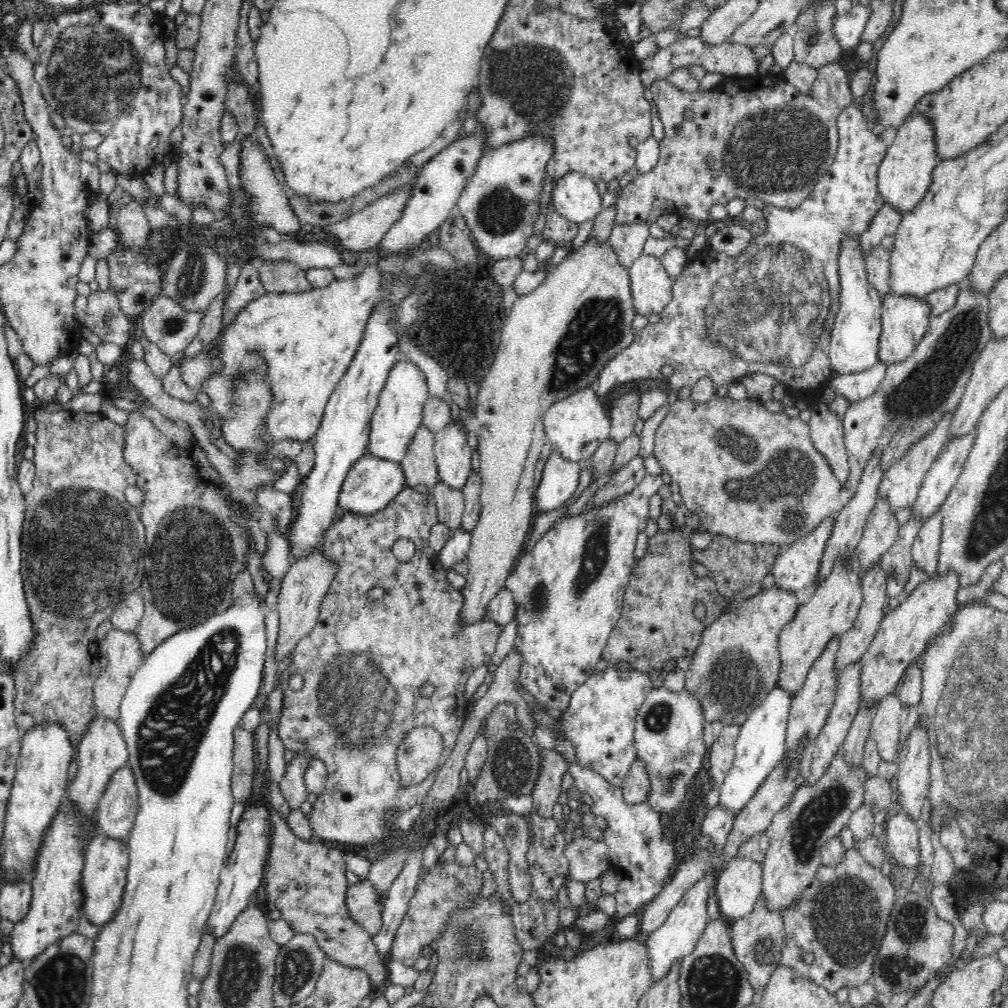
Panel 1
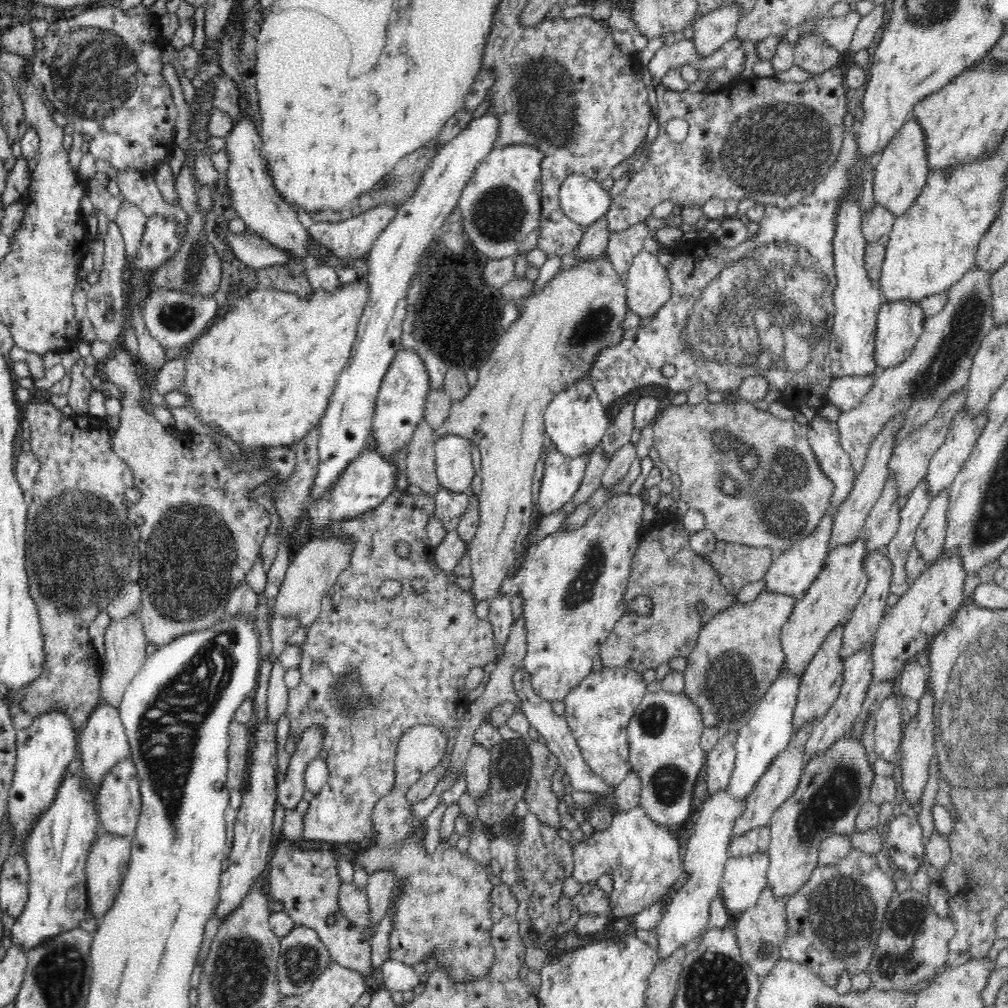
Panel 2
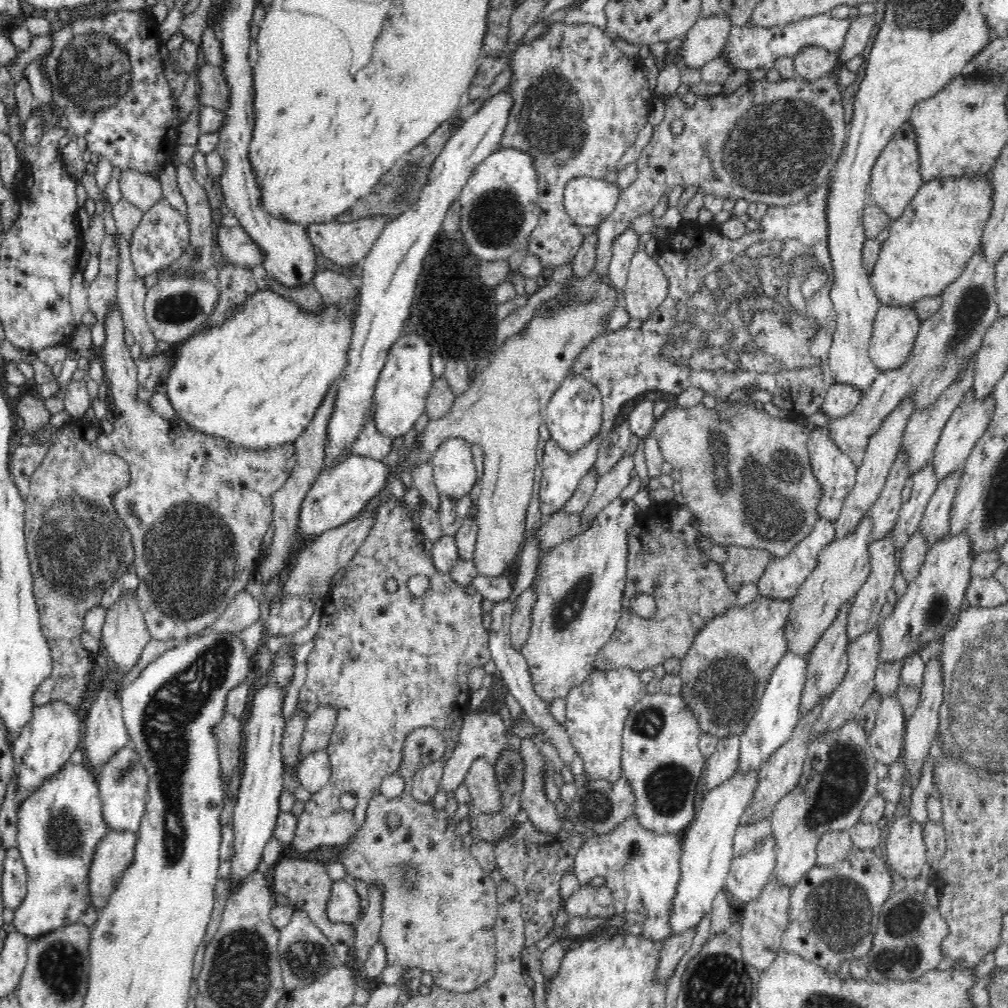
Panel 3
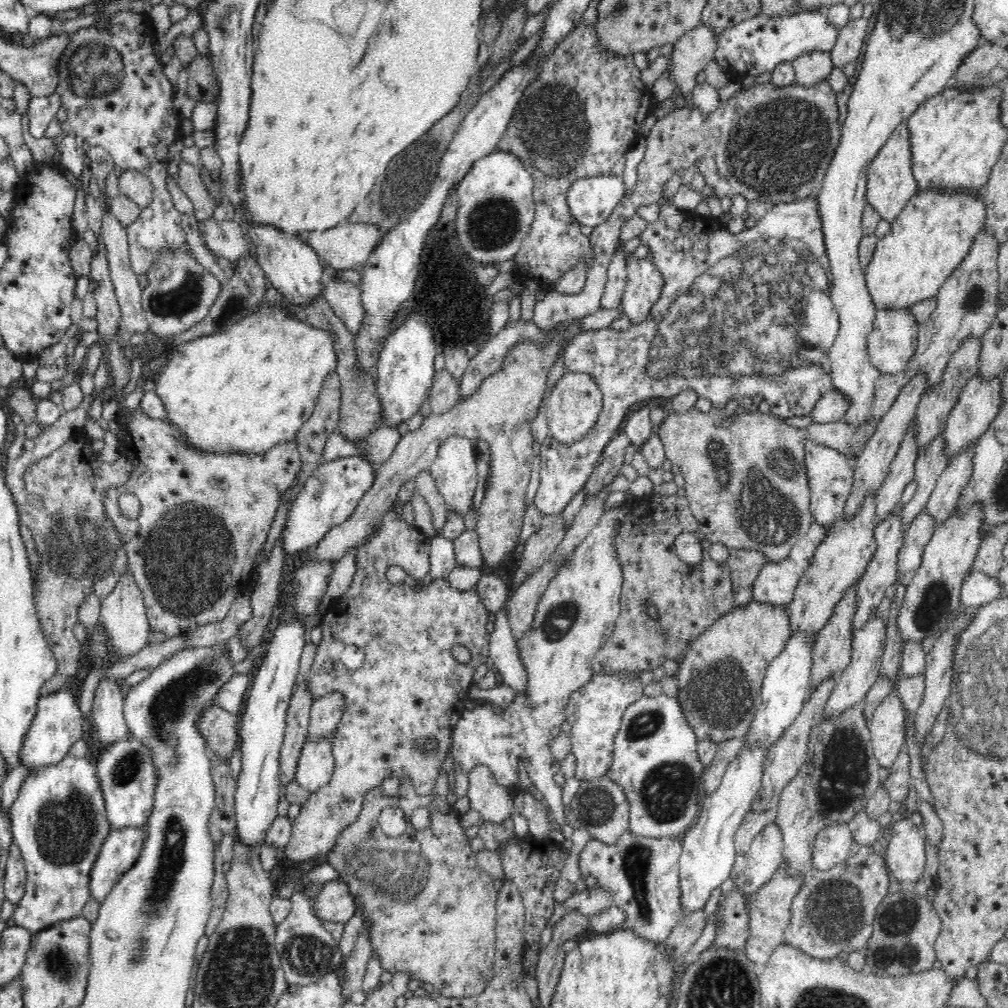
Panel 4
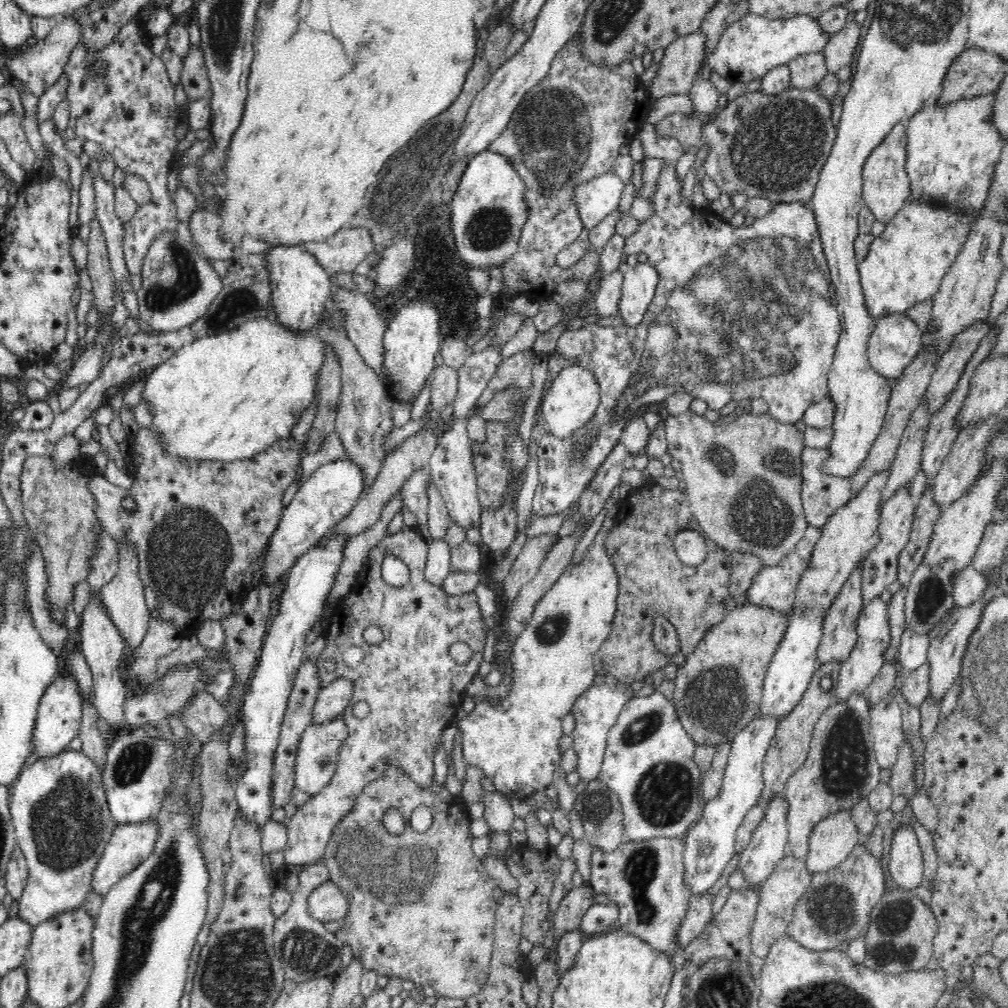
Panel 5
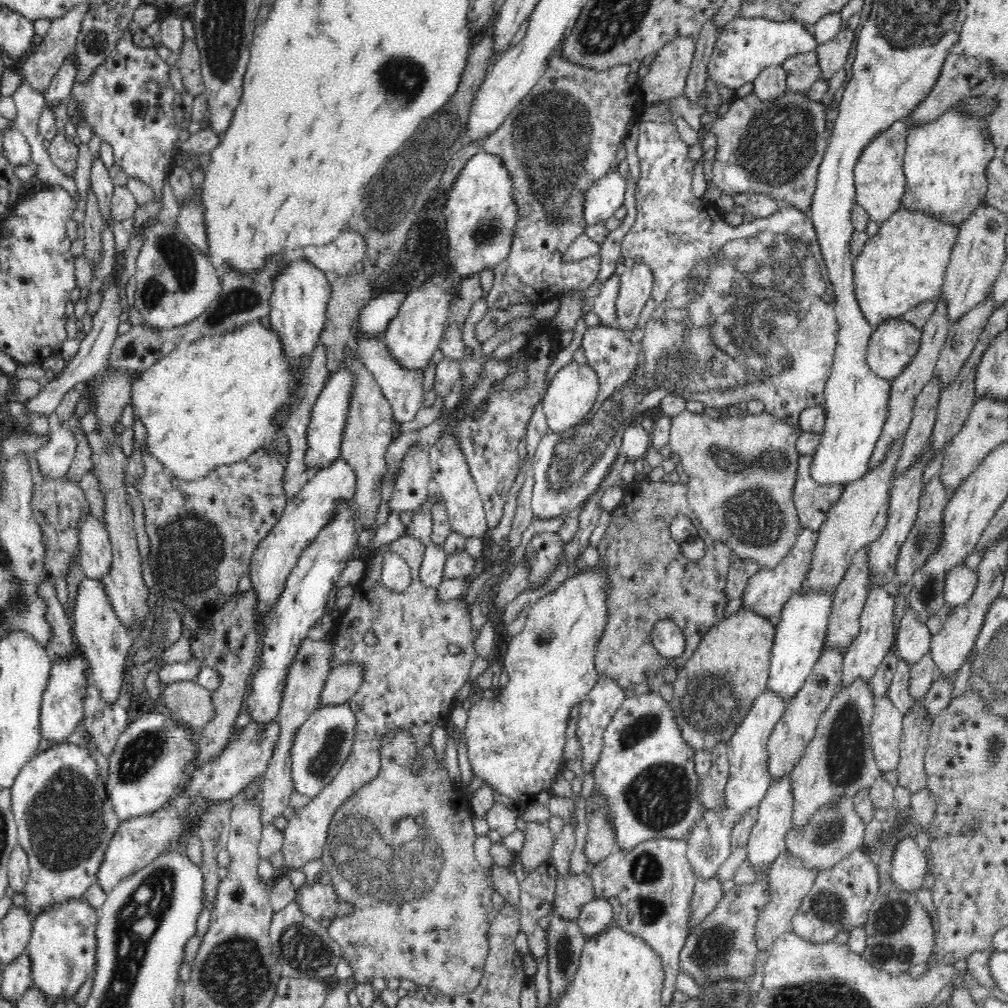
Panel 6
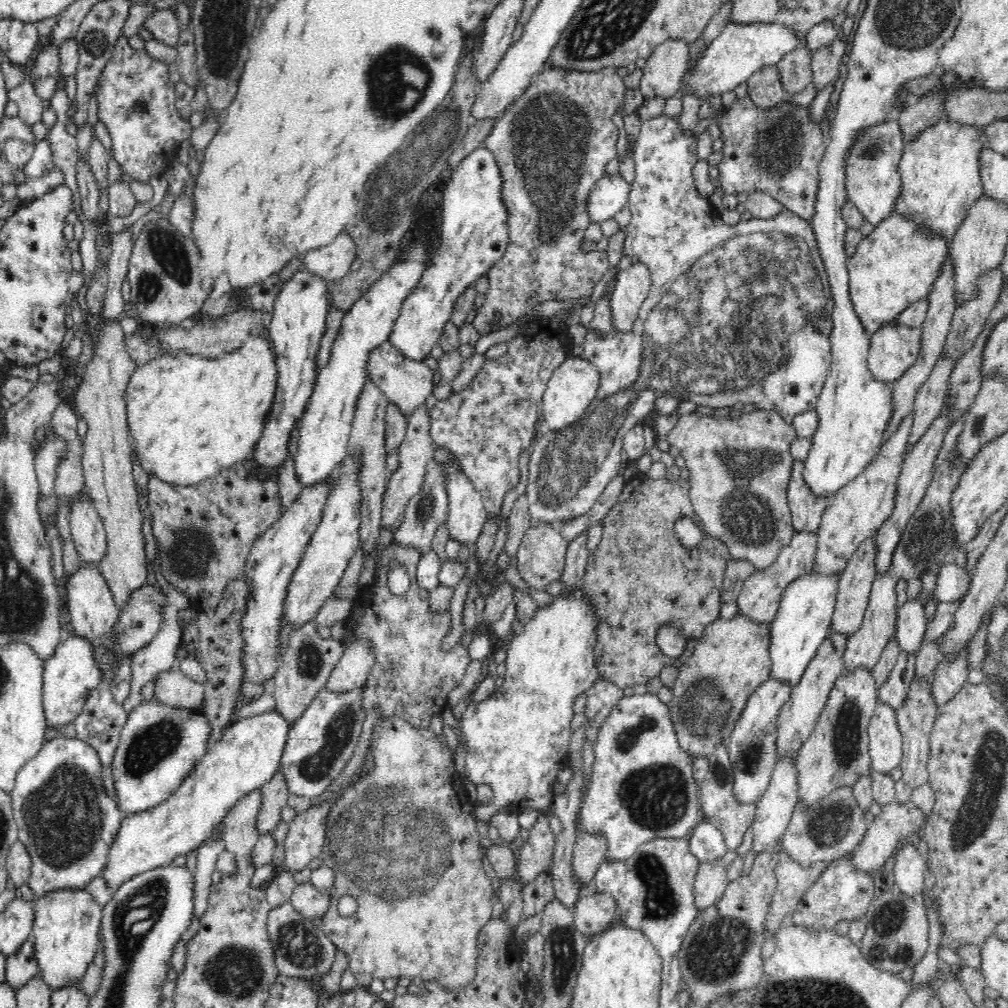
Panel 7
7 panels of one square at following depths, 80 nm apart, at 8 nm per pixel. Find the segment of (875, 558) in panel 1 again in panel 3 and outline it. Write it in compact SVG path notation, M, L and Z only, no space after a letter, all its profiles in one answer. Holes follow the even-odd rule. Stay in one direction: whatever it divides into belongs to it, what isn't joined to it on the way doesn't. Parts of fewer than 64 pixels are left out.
M903 452L897 455L880 496L869 510L872 523L870 544L884 538L895 527L902 506L902 490L910 478L906 461L907 456Z

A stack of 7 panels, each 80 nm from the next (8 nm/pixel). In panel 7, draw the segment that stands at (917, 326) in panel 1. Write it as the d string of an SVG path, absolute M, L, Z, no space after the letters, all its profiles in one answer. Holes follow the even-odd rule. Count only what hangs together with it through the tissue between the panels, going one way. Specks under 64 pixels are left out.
M892 322L870 338L867 366L876 380L893 383L916 362L922 345L922 328Z

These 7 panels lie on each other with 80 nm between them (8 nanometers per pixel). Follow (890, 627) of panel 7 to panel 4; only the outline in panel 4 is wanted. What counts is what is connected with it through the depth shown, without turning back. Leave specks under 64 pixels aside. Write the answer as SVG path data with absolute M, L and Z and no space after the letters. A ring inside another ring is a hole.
M876 608L876 610L874 610L874 616L872 616L860 630L853 632L851 660L848 666L834 678L836 684L825 704L823 718L836 718L836 716L840 716L844 710L848 710L848 708L852 708L852 706L862 705L862 700L866 698L868 690L870 690L872 684L878 680L881 658L887 641L886 629L887 626L884 625L882 619L878 617Z

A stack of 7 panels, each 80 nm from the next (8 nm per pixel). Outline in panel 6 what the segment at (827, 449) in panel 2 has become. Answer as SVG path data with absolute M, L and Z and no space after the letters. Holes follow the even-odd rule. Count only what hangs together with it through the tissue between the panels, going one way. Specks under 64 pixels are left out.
M799 455L792 501L798 511L801 528L817 531L822 526L828 510L840 500L844 485L820 485L810 475L810 466L812 455Z

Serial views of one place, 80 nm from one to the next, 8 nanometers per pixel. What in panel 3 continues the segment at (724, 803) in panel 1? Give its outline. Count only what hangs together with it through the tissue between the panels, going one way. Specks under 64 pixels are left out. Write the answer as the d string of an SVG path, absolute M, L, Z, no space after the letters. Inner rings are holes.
M787 650L780 658L776 668L772 670L760 702L750 721L743 725L740 734L739 764L737 769L744 773L759 773L762 764L776 752L792 736L801 716L801 696L804 690L807 671L807 657L794 654Z

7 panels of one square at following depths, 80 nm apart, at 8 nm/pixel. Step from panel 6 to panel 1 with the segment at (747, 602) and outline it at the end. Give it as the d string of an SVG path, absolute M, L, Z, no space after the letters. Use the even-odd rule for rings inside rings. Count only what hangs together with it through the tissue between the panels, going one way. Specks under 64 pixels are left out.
M833 517L825 518L808 536L783 547L771 571L776 586L798 592L818 580L821 558L834 524Z

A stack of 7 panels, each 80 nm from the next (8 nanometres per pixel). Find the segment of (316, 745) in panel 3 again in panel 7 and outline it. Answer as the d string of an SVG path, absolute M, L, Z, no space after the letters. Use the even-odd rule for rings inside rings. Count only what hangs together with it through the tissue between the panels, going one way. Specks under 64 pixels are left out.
M371 639L354 640L345 648L338 664L330 673L325 688L335 692L350 692L354 688L361 688L374 663Z

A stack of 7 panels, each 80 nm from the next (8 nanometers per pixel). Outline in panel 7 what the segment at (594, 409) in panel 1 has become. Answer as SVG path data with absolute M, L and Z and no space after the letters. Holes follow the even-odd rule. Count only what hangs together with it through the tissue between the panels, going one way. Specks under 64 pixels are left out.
M570 356L562 362L550 376L543 394L541 414L543 414L545 429L556 431L577 421L597 395L600 377L596 366L588 363L584 358Z

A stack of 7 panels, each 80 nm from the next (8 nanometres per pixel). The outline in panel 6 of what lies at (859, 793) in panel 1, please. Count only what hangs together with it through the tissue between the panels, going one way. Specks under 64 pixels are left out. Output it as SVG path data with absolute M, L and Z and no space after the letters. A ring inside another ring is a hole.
M858 678L850 686L840 685L838 692L832 698L832 702L828 704L826 710L819 716L815 734L812 740L808 742L808 746L804 750L804 756L800 758L800 762L796 764L794 771L790 774L794 796L794 812L791 824L795 830L804 829L813 818L813 815L825 805L838 803L841 797L853 797L854 794L860 793L860 790L870 790L875 784L875 779L882 774L878 766L876 766L876 759L874 759L874 753L872 753L870 726L874 705L875 698L870 683Z

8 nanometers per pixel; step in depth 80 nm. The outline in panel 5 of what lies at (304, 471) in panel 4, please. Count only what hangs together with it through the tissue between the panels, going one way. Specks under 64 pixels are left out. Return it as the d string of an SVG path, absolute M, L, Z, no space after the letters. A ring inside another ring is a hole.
M324 343L324 350L327 358L319 376L317 411L310 434L306 436L308 442L305 447L308 455L318 452L325 439L335 433L337 409L341 401L341 369L338 357L334 355L331 344Z

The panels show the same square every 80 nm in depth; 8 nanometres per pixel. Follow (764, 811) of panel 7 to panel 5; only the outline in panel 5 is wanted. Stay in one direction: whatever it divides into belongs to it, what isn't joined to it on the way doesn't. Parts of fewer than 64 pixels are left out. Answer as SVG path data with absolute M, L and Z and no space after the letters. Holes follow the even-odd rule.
M782 794L764 807L765 816L762 823L755 828L748 847L739 854L740 860L738 860L737 869L753 885L750 887L757 887L761 882L764 882L788 853L788 801L784 799L784 794Z

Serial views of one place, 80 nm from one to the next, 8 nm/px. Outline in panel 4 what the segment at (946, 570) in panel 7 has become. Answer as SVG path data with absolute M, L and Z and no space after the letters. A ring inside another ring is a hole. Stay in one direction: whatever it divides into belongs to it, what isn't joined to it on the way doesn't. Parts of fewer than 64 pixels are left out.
M973 567L960 588L960 601L962 601L962 608L965 610L980 608L1000 596L1003 594L996 578L974 571Z

